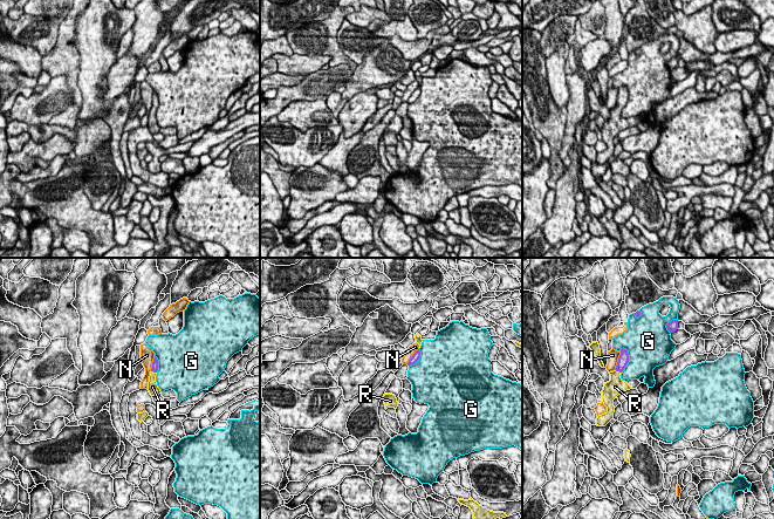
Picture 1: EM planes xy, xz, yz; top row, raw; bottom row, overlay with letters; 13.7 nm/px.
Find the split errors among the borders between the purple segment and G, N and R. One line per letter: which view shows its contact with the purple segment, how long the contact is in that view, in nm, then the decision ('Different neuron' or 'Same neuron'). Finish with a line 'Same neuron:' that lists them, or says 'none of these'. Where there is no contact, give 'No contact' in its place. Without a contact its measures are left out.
G: Touches purple in yz. Shared border 360 nm. Different neuron
N: Touches purple in yz. Shared border 280 nm. Different neuron
R: Touches purple in yz. Shared border 110 nm. Same neuron
Same neuron: R

